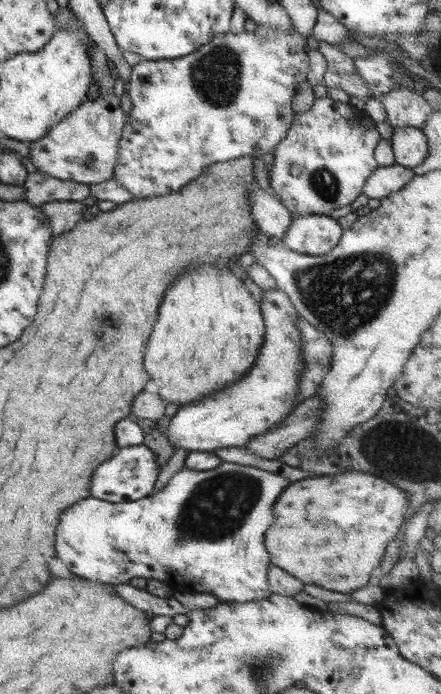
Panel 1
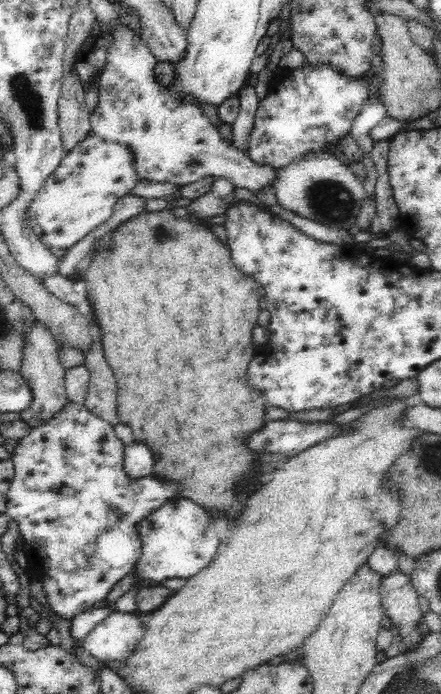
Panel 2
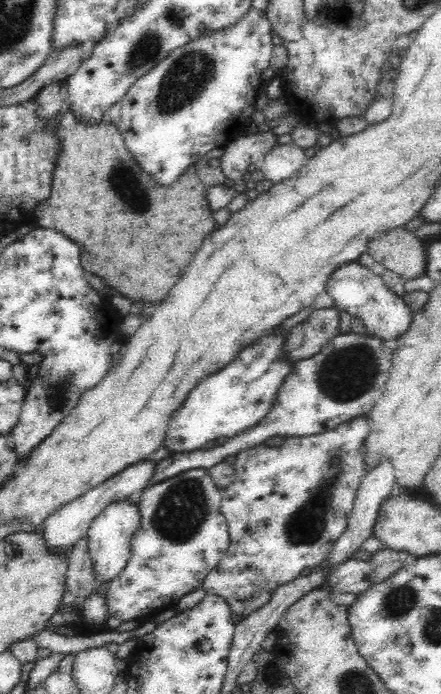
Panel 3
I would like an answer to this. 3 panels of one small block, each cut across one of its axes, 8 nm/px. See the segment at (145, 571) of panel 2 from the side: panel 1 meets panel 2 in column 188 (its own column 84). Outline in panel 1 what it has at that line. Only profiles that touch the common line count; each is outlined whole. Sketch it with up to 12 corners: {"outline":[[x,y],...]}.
{"outline":[[184,464],[90,496],[57,557],[107,585],[262,600],[285,472]]}

